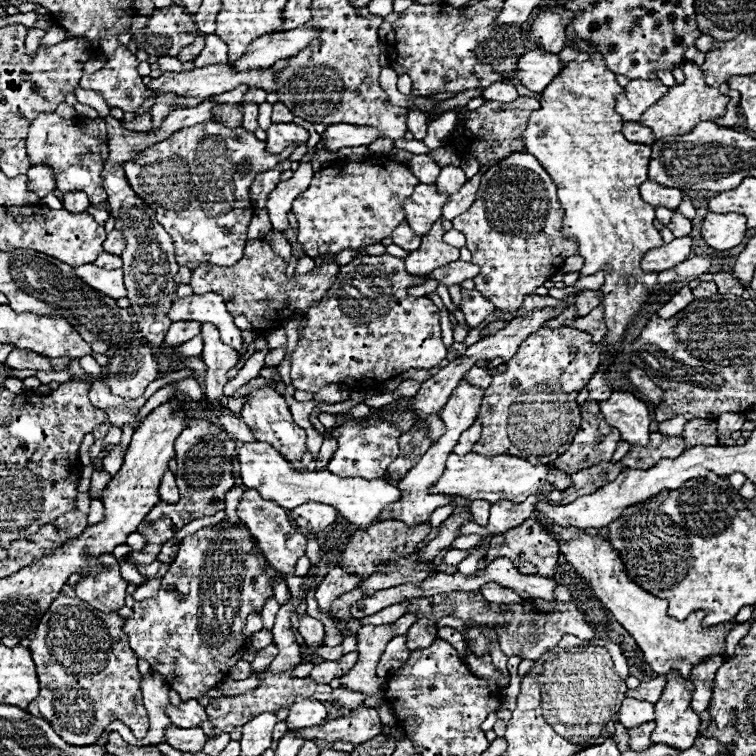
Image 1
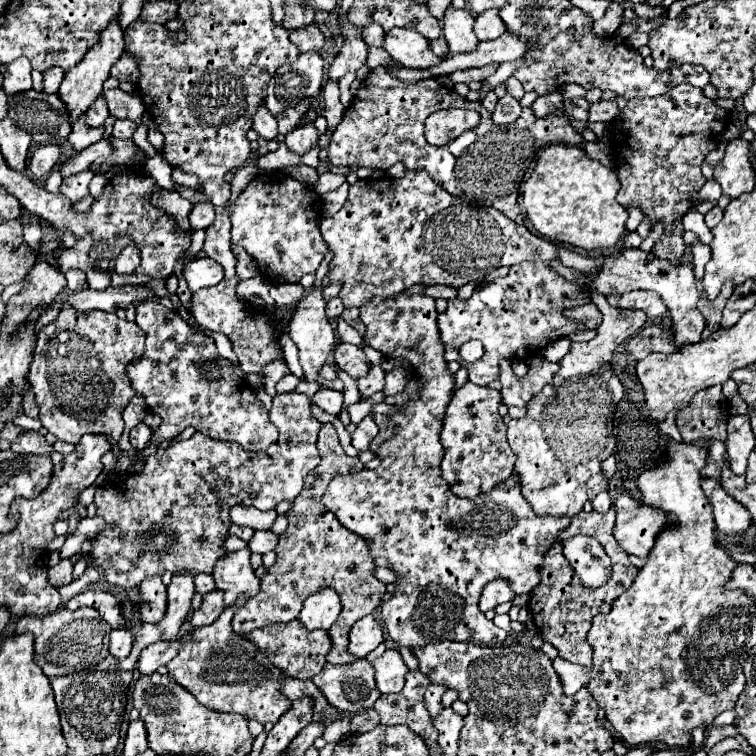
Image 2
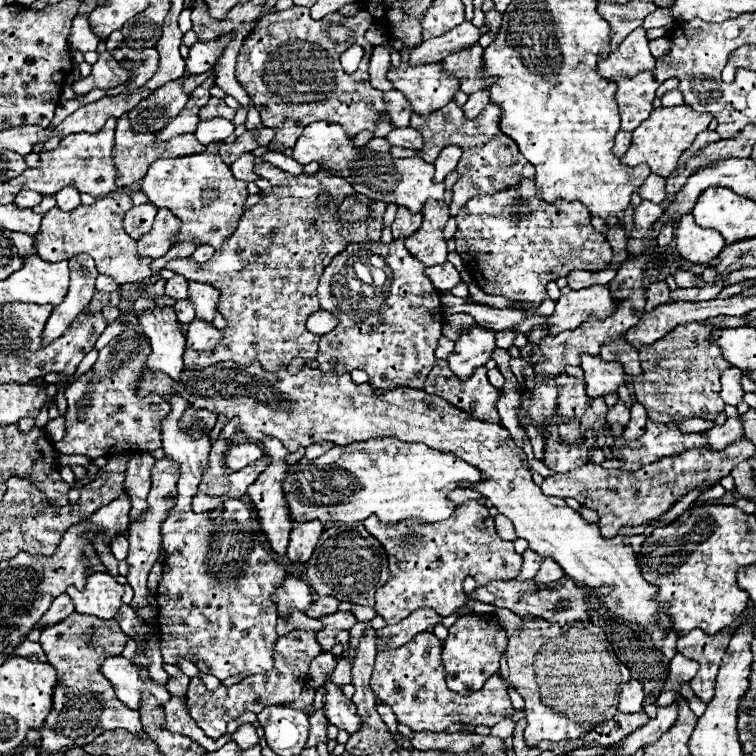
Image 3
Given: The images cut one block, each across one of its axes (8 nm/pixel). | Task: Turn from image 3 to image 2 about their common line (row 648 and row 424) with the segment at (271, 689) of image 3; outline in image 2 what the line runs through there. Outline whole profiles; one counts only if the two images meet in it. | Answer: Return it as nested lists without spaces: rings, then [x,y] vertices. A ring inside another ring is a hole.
[[[298,392],[276,394],[270,416],[272,424],[280,430],[280,438],[276,444],[272,444],[272,448],[266,448],[264,452],[244,452],[244,448],[238,444],[220,440],[216,442],[210,436],[196,432],[192,438],[174,442],[168,448],[160,448],[156,454],[148,456],[140,474],[134,472],[110,484],[96,484],[96,516],[104,518],[106,526],[94,540],[90,540],[92,550],[88,552],[88,558],[94,566],[100,568],[104,580],[110,586],[130,590],[136,588],[136,584],[140,584],[140,580],[146,576],[156,576],[164,570],[172,574],[190,572],[194,576],[200,572],[210,574],[216,560],[228,554],[224,540],[228,538],[228,528],[232,526],[232,506],[240,504],[268,510],[268,500],[272,500],[272,508],[276,508],[278,502],[294,500],[302,492],[304,476],[320,464],[316,440],[322,424],[312,414],[310,398]]]

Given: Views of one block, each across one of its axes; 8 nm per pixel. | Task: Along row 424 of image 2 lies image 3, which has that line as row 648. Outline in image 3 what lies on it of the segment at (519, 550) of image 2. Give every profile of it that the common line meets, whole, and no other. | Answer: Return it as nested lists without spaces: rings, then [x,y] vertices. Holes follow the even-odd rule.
[[[430,632],[414,636],[408,644],[400,648],[376,654],[370,688],[374,690],[376,698],[380,698],[394,710],[400,724],[406,724],[414,732],[444,732],[454,722],[466,722],[472,726],[494,726],[504,718],[512,718],[514,708],[504,678],[494,674],[486,680],[480,692],[460,696],[446,686],[440,654],[442,642]]]

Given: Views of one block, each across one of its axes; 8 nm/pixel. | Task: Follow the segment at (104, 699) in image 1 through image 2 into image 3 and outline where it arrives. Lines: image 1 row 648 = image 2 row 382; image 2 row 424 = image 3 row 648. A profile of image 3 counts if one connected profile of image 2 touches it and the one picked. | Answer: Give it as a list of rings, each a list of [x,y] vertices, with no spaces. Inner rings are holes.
[[[74,612],[66,620],[42,630],[40,642],[48,656],[48,664],[54,666],[58,672],[58,686],[54,690],[52,712],[48,714],[40,730],[42,734],[40,748],[56,752],[64,746],[84,746],[90,744],[96,736],[114,728],[124,728],[136,734],[144,732],[140,724],[140,714],[136,710],[126,708],[116,698],[114,688],[100,672],[100,664],[104,658],[118,656],[124,650],[124,646],[104,646],[104,644],[118,644],[116,640],[120,640],[120,628],[118,626],[110,628],[106,624],[116,624],[116,622],[102,622],[102,624],[98,622],[90,626],[86,620],[86,630],[84,630],[84,616]]]

